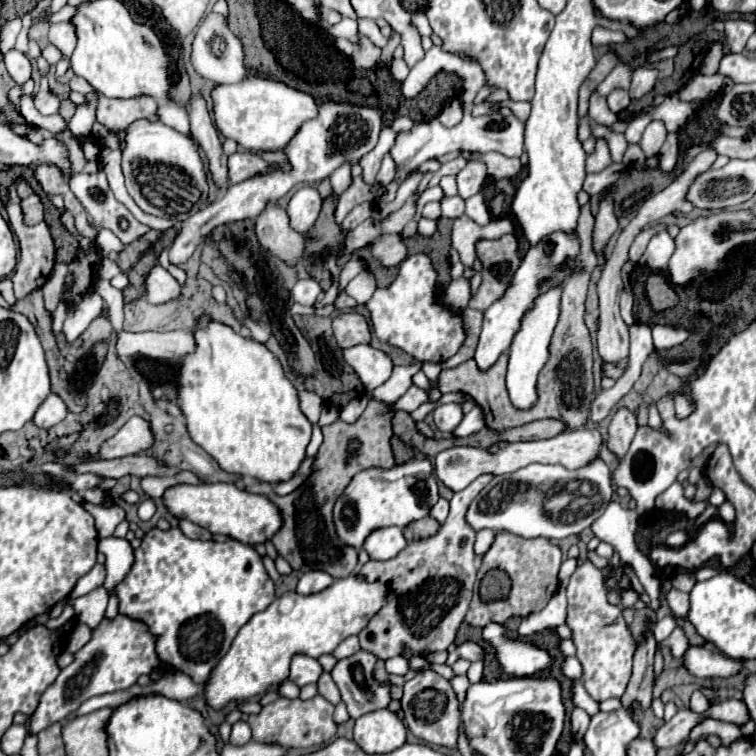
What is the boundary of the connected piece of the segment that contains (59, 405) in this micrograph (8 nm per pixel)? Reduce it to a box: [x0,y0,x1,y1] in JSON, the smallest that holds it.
[33,394,67,428]

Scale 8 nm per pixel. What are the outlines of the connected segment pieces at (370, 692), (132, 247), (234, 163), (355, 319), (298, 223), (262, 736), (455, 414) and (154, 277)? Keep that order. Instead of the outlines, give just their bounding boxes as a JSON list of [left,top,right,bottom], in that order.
[[331,650,391,718],[115,232,159,272],[229,152,267,184],[333,312,371,348],[287,186,323,234],[249,696,337,748],[433,402,461,432],[145,264,179,304]]

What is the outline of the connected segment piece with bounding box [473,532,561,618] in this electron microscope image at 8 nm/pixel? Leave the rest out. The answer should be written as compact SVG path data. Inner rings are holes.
M497 532L491 548L481 558L481 568L477 572L477 584L475 584L475 596L473 600L479 604L477 586L483 578L483 574L491 568L501 568L511 578L511 592L509 592L509 606L513 606L513 616L529 616L533 612L539 612L545 608L545 604L551 600L553 592L557 590L557 572L561 566L561 550L553 546L547 538L521 538L509 532Z

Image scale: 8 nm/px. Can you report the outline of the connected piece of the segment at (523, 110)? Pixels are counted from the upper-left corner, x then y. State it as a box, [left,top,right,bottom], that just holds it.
[507,102,531,120]

